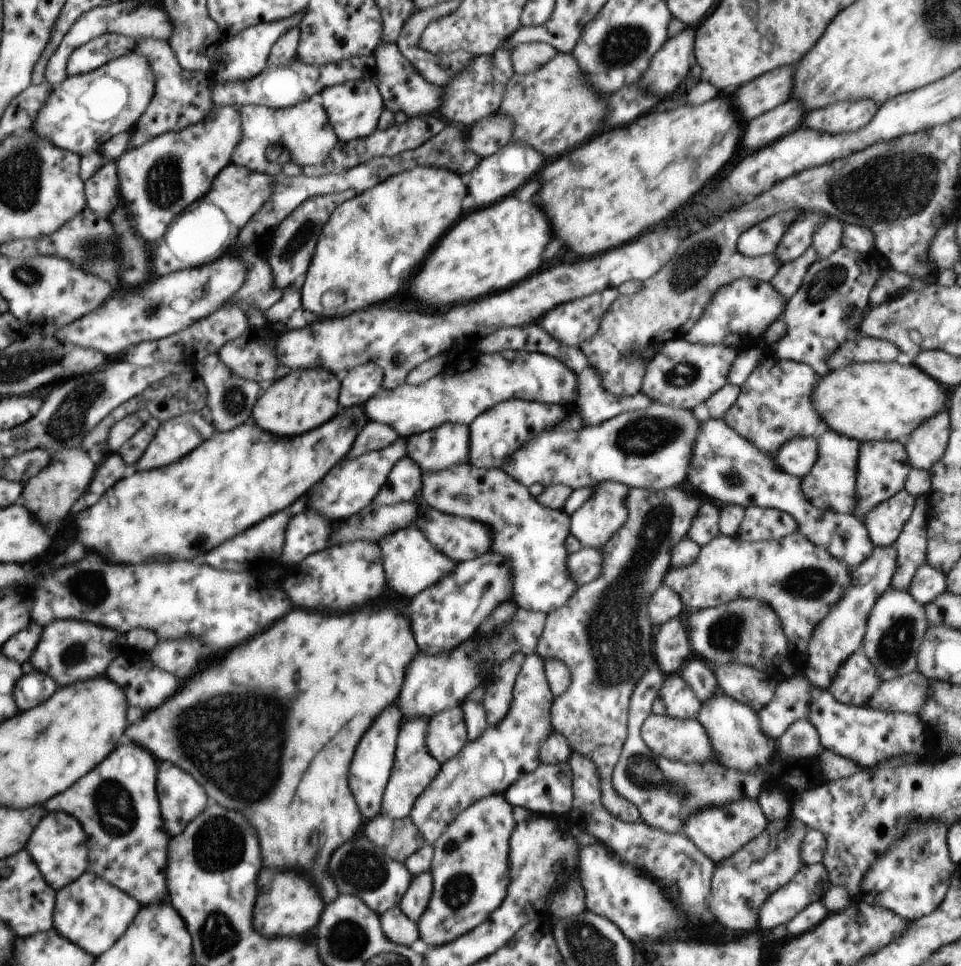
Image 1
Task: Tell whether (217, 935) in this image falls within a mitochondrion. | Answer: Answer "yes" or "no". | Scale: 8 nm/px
yes

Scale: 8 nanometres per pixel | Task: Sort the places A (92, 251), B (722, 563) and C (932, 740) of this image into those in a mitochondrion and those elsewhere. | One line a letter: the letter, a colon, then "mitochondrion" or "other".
A: mitochondrion
B: other
C: other

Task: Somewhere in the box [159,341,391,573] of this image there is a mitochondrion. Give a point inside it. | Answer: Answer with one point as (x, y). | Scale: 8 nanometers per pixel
(236, 397)

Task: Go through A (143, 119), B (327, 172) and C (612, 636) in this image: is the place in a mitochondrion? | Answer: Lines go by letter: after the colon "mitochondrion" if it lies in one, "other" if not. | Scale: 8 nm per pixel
A: other
B: other
C: mitochondrion

